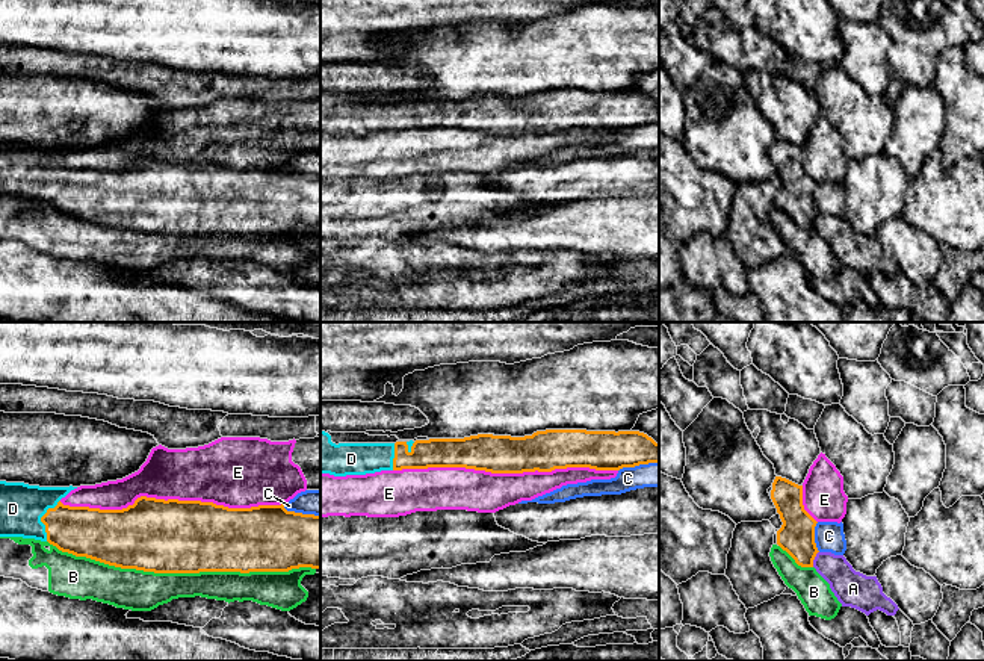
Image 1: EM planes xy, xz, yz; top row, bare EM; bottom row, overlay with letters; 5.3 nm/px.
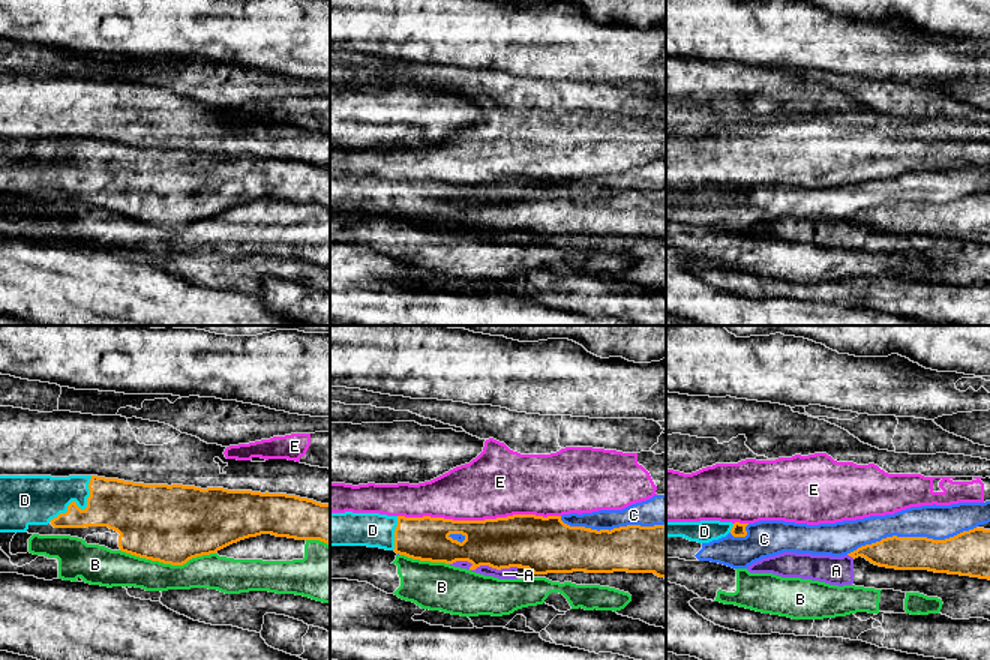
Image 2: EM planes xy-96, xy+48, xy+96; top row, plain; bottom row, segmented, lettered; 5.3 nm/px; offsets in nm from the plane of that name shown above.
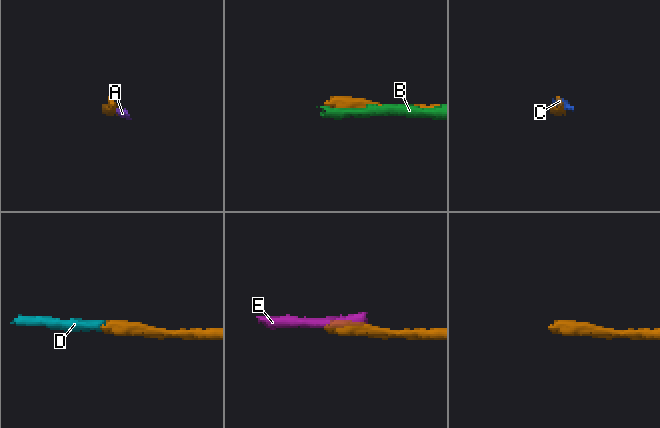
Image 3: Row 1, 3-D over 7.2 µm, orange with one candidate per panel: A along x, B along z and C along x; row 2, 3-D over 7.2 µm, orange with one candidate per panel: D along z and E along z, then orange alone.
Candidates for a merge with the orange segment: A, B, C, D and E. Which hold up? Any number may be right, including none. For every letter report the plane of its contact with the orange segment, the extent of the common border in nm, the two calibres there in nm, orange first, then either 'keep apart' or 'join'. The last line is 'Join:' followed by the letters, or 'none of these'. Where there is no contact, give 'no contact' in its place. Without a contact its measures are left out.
A: yz | 90 nm | 190/180 nm | keep apart
B: xy | 1450 nm | 380/220 nm | keep apart
C: yz | 160 nm | 190/160 nm | keep apart
D: xy | 240 nm | 260/240 nm | join
E: xy | 1200 nm | 380/300 nm | keep apart
Join: D

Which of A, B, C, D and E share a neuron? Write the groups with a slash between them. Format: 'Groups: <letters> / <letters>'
Groups: A / B / C / D / E

